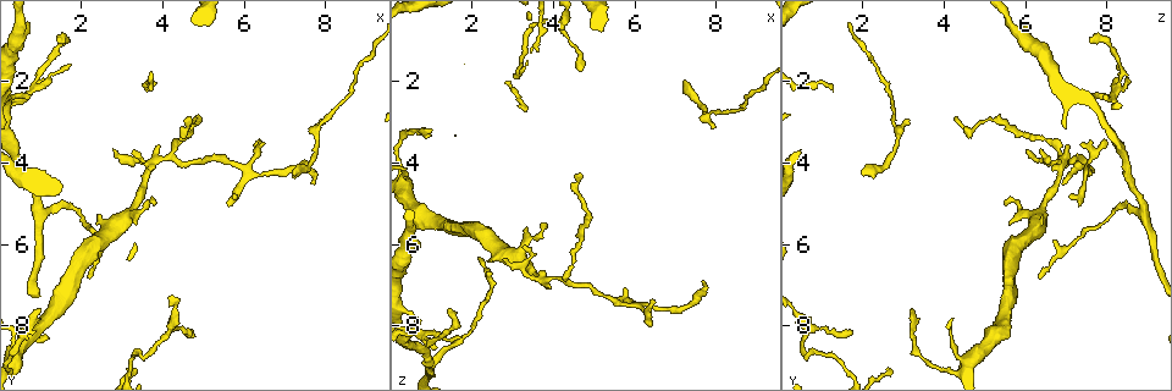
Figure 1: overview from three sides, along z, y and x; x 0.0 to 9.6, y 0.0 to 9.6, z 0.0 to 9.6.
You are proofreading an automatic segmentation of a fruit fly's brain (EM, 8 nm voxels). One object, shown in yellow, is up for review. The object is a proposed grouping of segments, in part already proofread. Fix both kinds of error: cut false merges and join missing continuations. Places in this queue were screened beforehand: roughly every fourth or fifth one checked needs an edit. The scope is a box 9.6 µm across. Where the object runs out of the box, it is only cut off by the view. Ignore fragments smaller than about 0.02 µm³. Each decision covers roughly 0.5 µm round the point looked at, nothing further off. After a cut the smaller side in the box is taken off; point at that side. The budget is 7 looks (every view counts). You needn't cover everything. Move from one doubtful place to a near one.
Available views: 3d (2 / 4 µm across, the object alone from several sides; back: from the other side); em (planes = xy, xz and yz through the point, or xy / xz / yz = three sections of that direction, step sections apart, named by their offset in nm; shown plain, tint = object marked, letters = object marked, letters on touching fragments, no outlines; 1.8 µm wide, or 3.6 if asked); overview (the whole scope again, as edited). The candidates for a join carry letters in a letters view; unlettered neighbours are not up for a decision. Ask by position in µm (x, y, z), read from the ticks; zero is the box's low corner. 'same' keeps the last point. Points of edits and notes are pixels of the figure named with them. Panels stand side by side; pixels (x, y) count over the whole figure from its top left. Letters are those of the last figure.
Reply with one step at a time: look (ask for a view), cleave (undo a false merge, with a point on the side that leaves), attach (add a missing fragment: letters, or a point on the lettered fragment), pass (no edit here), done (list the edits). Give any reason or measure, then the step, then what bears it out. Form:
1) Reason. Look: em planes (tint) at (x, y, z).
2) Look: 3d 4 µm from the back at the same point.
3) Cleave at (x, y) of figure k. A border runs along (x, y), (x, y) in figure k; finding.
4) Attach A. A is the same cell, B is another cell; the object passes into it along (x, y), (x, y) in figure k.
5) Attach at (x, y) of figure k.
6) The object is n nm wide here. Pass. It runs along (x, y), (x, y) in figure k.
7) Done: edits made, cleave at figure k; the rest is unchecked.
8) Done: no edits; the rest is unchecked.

Side arm on a straight run. Look: 3d 2 µm from the back at (1.10, 5.25, 8.85).

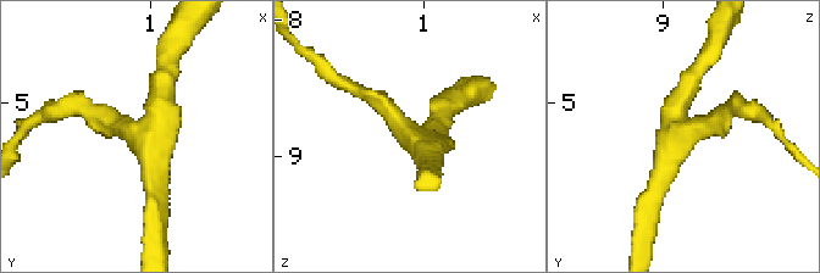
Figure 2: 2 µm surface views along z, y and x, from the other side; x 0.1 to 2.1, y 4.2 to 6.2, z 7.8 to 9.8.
Shape alone is not enough. Look: em planes (plain) at (1.02, 5.20, 8.86).

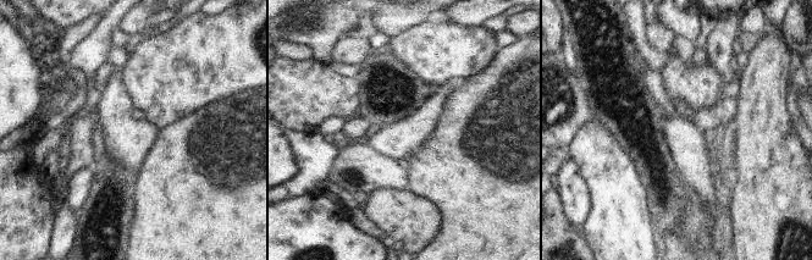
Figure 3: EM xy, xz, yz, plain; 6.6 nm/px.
See the neighbours. Look: em planes (letters) at the same point.

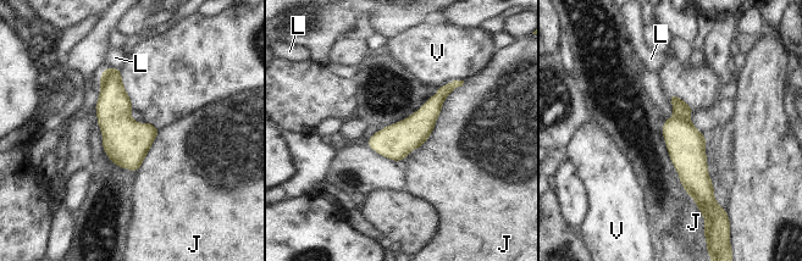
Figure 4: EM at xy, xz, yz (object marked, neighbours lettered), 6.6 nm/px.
Pass. J, L and V are other cells; all the same neuron.

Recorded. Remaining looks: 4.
Four-way junction. Look: em xy step 4 (tint) at (4.10, 3.90, 6.85).

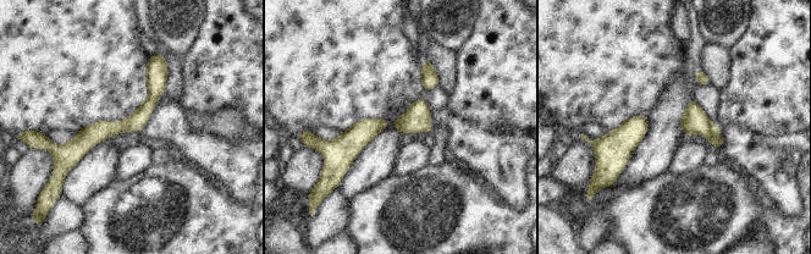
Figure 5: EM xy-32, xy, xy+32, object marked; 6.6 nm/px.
Another direction. Look: em planes (letters) at the same point.

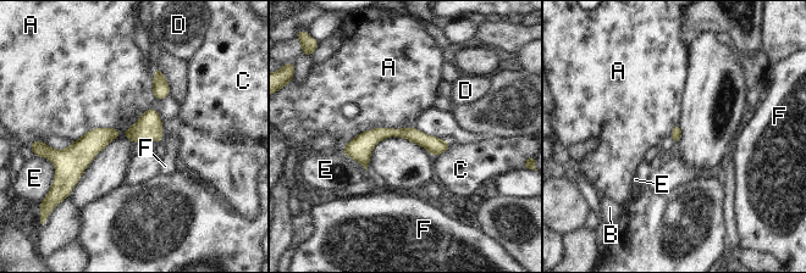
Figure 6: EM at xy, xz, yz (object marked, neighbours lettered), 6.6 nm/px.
Pass. A, B, C, D, E and F are other cells; it runs along (446, 145), (379, 133), (346, 151) in figure 6; continuous, no second neuron.

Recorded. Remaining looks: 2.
A narrow waist. Look: em planes (letters) at (6.45, 4.30, 7.55).

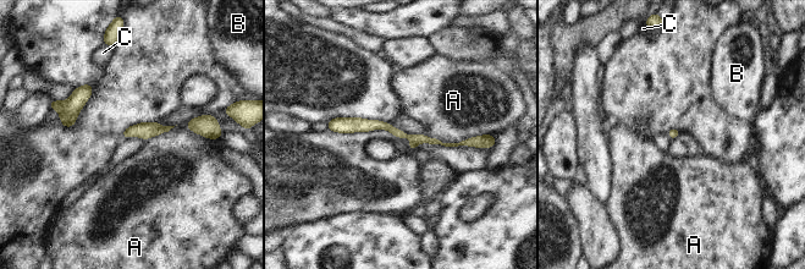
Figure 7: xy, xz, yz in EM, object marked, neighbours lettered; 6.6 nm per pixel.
The longest contact is with A, 400 nm. Pass. A, B and C are other cells; it runs along (330, 125), (386, 125), (445, 144), (474, 142) in figure 7; one neuron here.

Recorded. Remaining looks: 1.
Done: no edits; the rest is unchecked.

